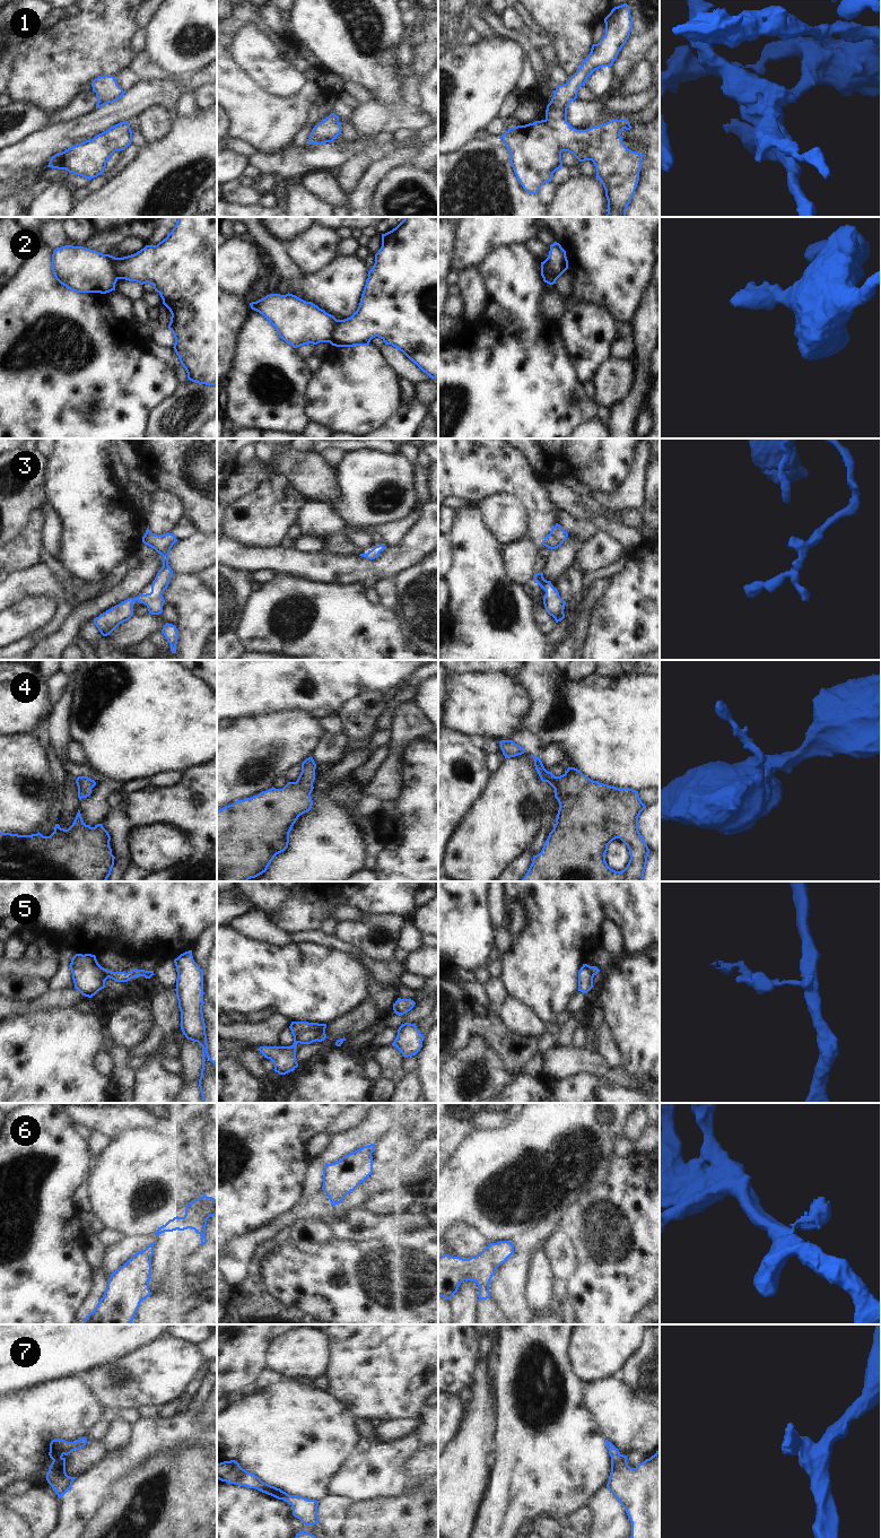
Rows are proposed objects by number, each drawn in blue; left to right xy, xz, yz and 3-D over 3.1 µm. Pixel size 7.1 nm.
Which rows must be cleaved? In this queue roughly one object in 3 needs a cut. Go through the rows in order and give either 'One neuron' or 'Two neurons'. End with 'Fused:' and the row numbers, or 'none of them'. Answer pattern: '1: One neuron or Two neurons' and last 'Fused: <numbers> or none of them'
1: One neuron
2: Two neurons
3: One neuron
4: One neuron
5: Two neurons
6: Two neurons
7: One neuron
Fused: 2, 5, 6

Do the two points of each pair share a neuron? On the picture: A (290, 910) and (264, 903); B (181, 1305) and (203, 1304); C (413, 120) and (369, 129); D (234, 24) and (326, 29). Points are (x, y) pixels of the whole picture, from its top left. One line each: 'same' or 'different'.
A: different
B: different
C: same
D: different

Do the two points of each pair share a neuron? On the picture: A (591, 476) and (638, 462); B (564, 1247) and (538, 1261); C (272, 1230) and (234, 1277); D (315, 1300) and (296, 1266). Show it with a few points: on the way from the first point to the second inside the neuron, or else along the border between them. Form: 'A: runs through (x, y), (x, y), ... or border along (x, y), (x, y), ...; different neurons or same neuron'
A: border along (636, 450), (633, 457), (633, 467), (619, 486); different neurons
B: border along (542, 1243), (548, 1263), (556, 1278); different neurons
C: runs through (259, 1236), (234, 1260), (234, 1263); same neuron
D: runs through (312, 1292), (312, 1282), (304, 1274); same neuron

